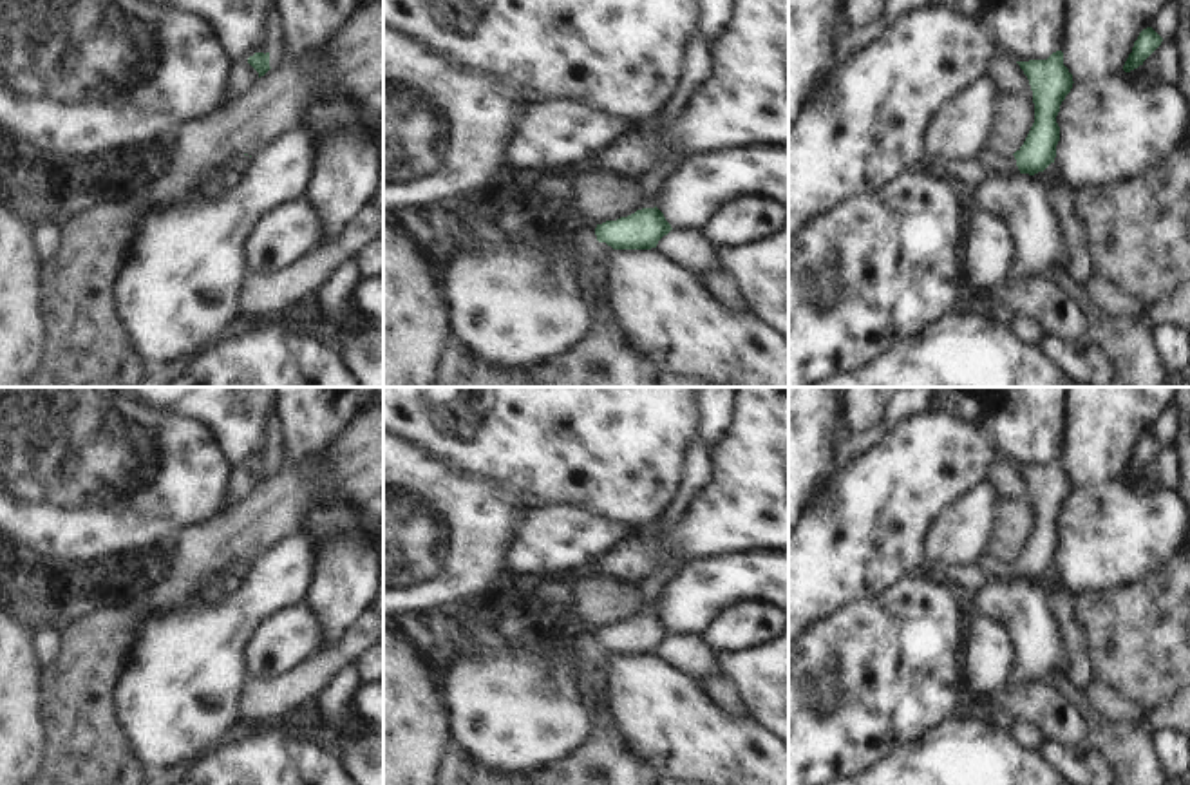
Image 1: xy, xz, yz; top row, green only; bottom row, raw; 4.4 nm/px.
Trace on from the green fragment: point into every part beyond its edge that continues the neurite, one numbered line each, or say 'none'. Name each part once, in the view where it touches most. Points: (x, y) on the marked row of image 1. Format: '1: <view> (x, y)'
1: xz (651, 181)

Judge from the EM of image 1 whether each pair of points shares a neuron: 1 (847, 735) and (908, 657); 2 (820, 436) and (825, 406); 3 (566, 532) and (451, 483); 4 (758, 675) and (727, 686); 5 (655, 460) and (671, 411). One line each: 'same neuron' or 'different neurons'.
1: same neuron
2: same neuron
3: different neurons
4: different neurons
5: same neuron

